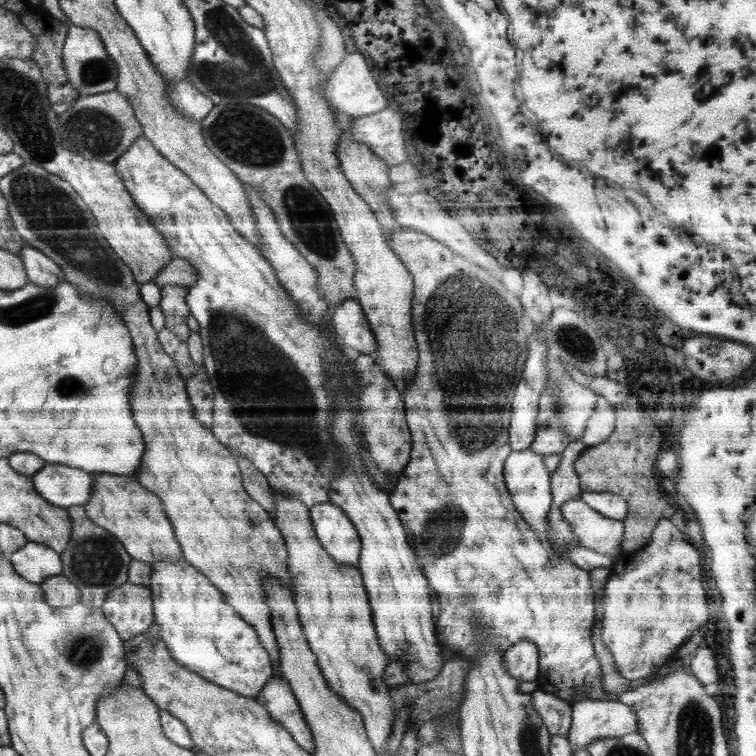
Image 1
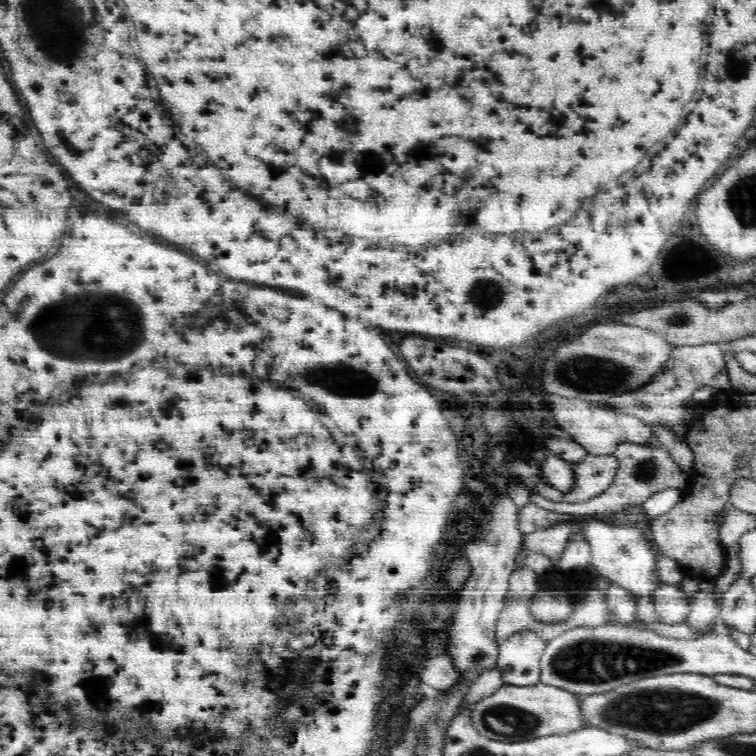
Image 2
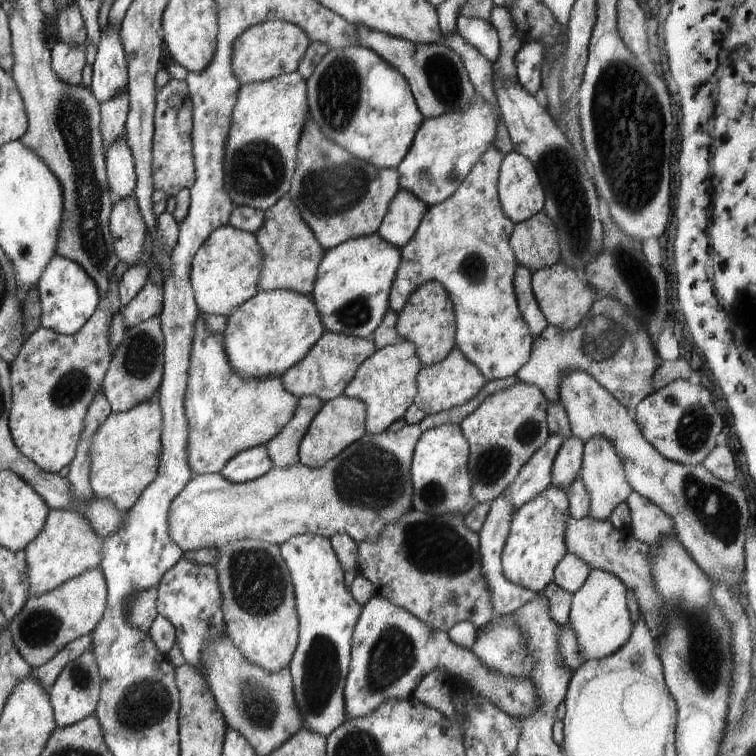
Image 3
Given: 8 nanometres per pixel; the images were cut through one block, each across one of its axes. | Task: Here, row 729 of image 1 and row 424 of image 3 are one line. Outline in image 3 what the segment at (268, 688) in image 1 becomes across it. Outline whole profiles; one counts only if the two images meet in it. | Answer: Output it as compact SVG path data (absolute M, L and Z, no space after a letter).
M312 396L297 400L292 419L271 442L265 445L272 467L289 468L299 462L300 442L323 404Z

